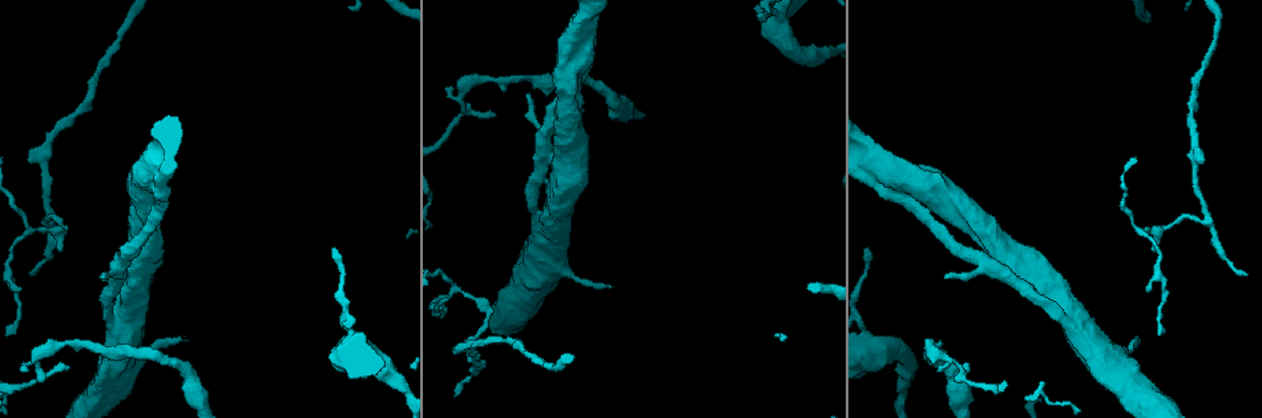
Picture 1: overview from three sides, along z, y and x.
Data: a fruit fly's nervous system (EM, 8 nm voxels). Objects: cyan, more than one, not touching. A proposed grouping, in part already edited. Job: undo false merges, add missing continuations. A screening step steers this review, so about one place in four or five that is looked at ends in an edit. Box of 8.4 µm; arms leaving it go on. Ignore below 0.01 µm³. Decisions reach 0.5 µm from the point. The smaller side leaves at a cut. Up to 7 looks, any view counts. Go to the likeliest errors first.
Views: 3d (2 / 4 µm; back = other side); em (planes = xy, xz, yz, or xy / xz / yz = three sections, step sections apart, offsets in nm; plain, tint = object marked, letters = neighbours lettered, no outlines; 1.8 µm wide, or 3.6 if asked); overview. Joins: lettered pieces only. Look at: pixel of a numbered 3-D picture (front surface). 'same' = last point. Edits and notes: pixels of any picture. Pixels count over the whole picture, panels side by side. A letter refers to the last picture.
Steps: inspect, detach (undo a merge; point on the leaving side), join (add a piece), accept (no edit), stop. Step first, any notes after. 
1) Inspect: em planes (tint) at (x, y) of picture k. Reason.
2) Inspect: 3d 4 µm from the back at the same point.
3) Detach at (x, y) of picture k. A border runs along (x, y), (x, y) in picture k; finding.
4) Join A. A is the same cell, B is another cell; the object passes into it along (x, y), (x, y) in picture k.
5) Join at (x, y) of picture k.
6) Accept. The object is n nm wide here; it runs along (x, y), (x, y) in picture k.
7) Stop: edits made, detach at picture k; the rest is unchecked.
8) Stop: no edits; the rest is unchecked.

Inspect: 3d 4 µm from the back at (58, 249) of picture 1. Branch stops here.

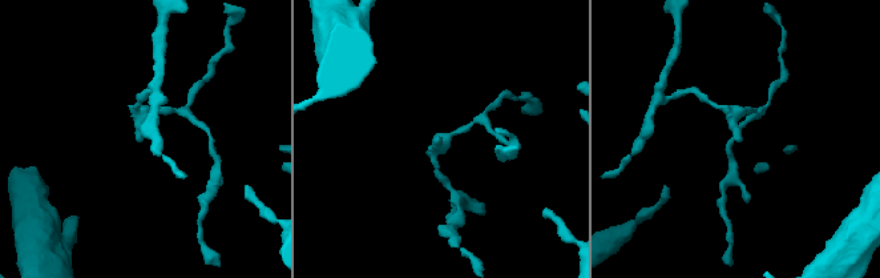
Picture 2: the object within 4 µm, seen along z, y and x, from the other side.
Inspect: em 3.6 µm planes (letters) at (739, 138) of picture 2.

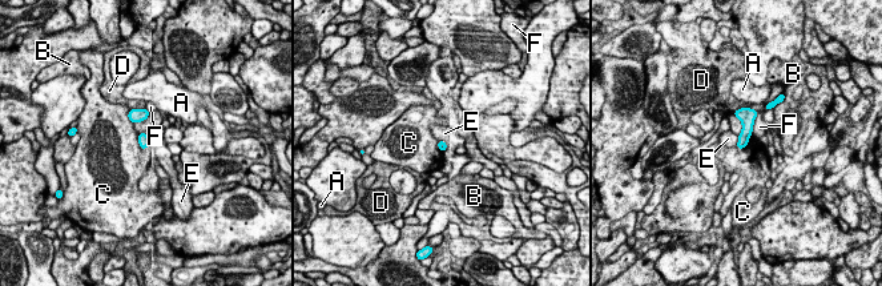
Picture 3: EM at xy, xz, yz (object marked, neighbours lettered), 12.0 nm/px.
Accept. The object is 120 nm wide here; A, B, C, D, E and F are other cells; a border runs along (738, 136), (736, 145) in picture 3; no lettered piece goes on from it.

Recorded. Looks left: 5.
Inspect: 3d 4 µm at (1037, 288) of picture 1. Abrupt turn.

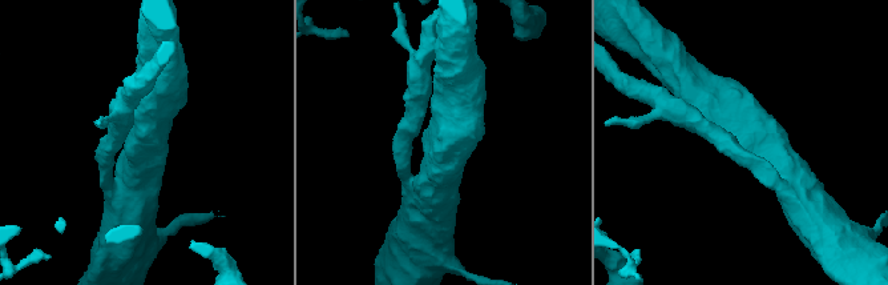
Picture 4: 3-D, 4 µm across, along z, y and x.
Inspect: em 3.6 µm planes (tint) at (738, 139) of picture 4. 4 arms meet here; need the tissue.

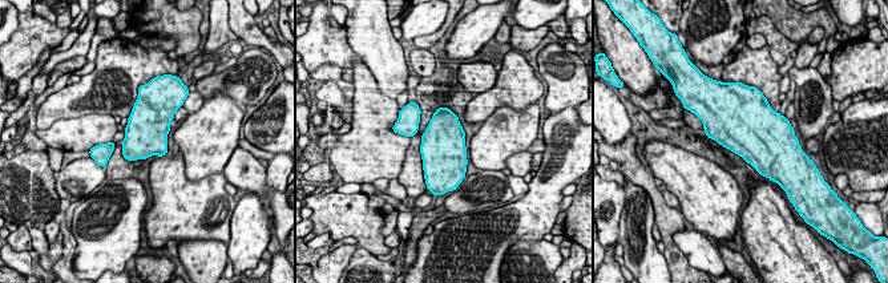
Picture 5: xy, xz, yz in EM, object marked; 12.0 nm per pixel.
Inspect: em 3.6 µm planes (letters) at the same point. What lies round it.

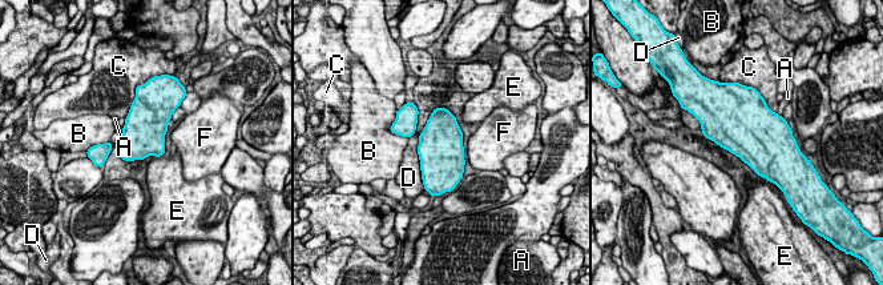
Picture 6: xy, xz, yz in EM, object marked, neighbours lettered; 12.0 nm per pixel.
Accept. A, B, C, D, E and F are other cells; a border runs along (156, 156), (160, 157) in picture 6; one cell here.

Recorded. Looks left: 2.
Inspect: em planes (plain) at (946, 275) of picture 1. Tapers out.

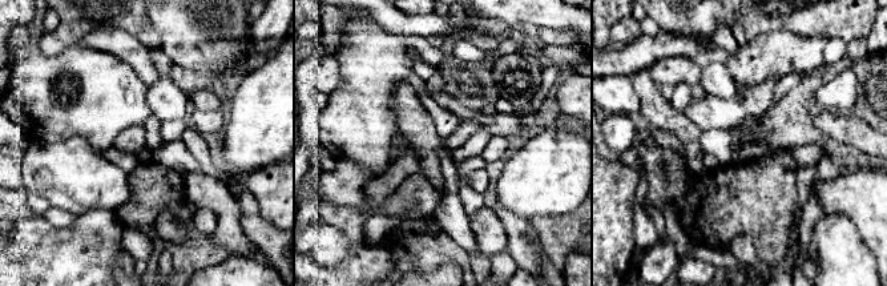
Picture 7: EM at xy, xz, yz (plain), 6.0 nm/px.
Inspect: em planes (letters) at the same point.

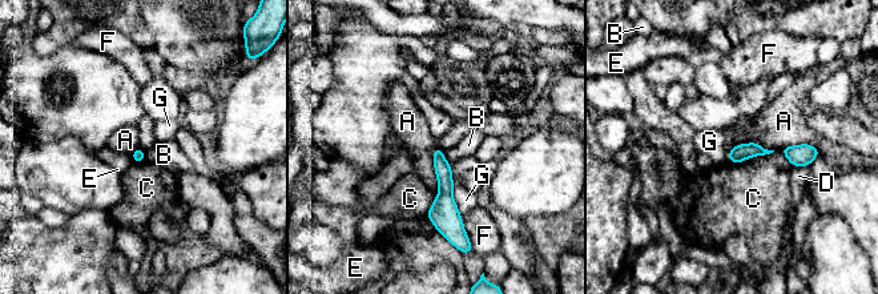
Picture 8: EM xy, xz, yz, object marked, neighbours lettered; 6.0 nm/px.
Accept. A, B, C, D, E, F and G are other cells; a border runs along (435, 146), (437, 194) in picture 8; none of them fits.

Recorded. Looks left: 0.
Stop: no edits; the rest is unchecked.

